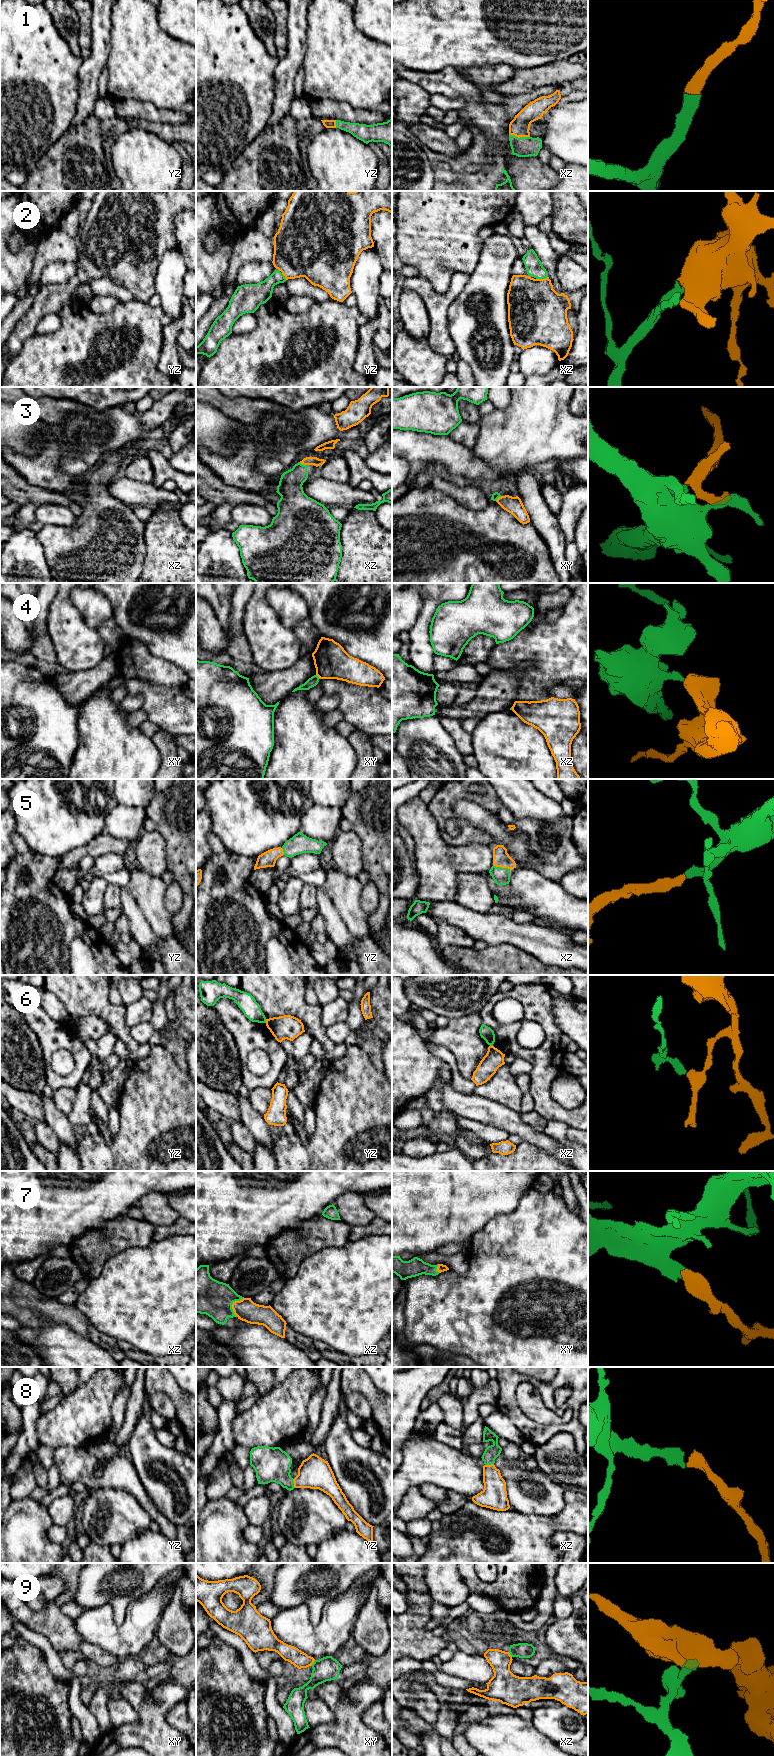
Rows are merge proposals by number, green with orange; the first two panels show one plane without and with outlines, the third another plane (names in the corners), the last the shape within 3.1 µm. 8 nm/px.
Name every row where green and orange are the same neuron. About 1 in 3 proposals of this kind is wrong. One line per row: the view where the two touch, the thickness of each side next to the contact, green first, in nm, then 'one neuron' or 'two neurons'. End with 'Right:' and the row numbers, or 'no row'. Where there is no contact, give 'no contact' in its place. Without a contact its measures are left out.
1: meets green in xz; 160 nm thick on the green side, 160 nm on the other; one neuron
2: meets green in xz; 130 nm thick on the green side, 440 nm on the other; one neuron
3: meets green in xz; 200 nm thick on the green side, 70 nm on the other; one neuron
4: meets green in xy; 80 nm thick on the green side, 280 nm on the other; two neurons
5: meets green in xz; 140 nm thick on the green side, 140 nm on the other; one neuron
6: meets green in yz; 150 nm thick on the green side, 190 nm on the other; two neurons
7: meets green in xz; 300 nm thick on the green side, 180 nm on the other; one neuron
8: meets green in yz; 280 nm thick on the green side, 260 nm on the other; one neuron
9: meets green in xy; 190 nm thick on the green side, 140 nm on the other; two neurons
Right: 1, 2, 3, 5, 7, 8

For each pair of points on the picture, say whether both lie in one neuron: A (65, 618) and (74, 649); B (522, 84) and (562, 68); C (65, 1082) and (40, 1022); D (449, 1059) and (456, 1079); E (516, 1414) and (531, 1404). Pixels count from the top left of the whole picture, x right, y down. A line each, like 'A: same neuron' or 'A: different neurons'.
A: same neuron
B: same neuron
C: same neuron
D: same neuron
E: different neurons

